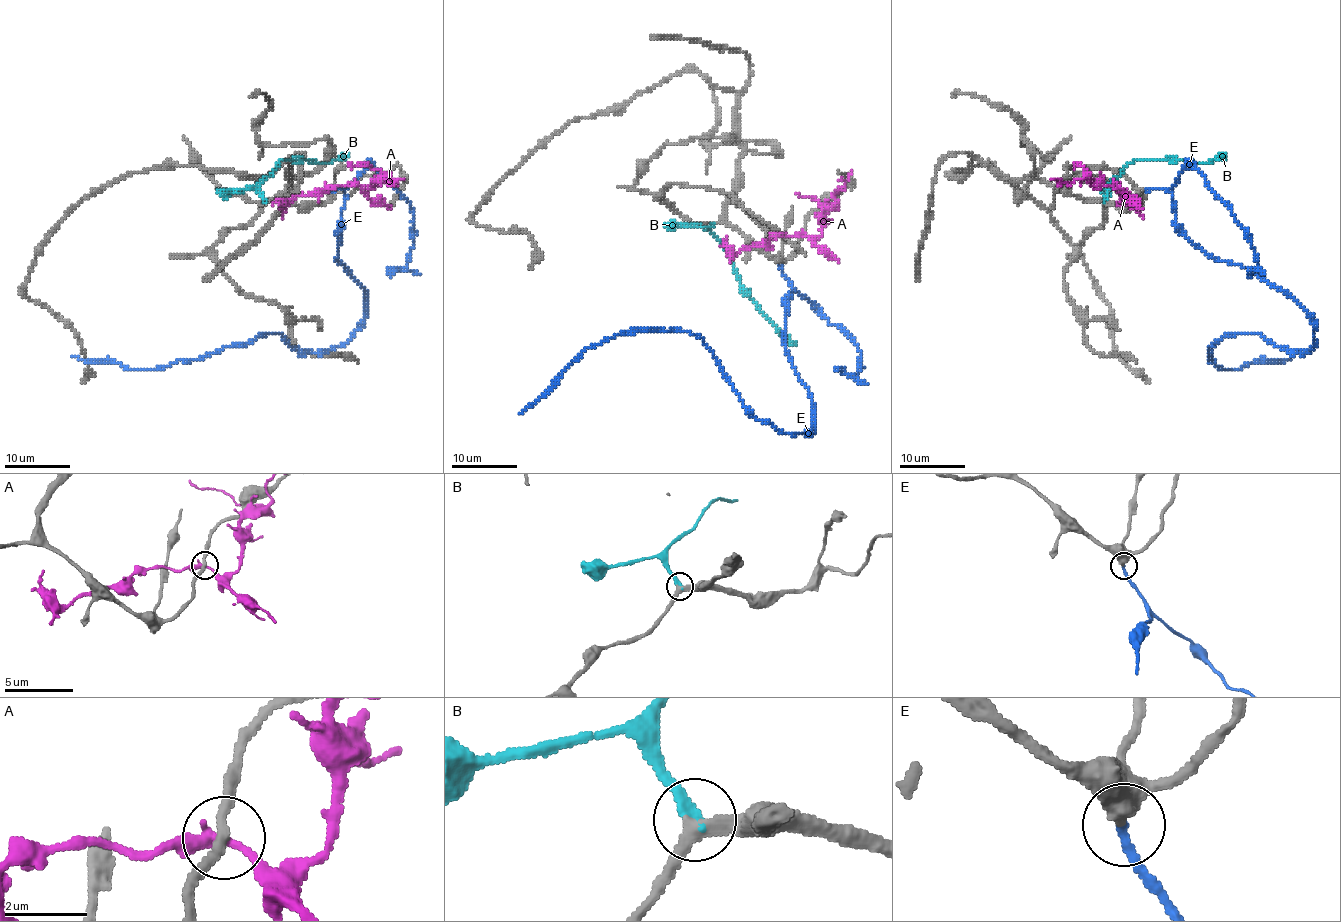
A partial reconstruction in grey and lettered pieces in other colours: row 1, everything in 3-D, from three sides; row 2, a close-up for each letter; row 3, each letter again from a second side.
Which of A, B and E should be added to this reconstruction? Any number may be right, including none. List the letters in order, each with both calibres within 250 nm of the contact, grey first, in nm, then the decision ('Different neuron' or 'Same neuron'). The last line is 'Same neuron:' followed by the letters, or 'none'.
A: Thickness 200 nm (grey) against 280 nm. Different neuron
B: Thickness 280 nm (grey) against 260 nm. Same neuron
E: Thickness 400 nm (grey) against 220 nm. Same neuron
Same neuron: B, E

